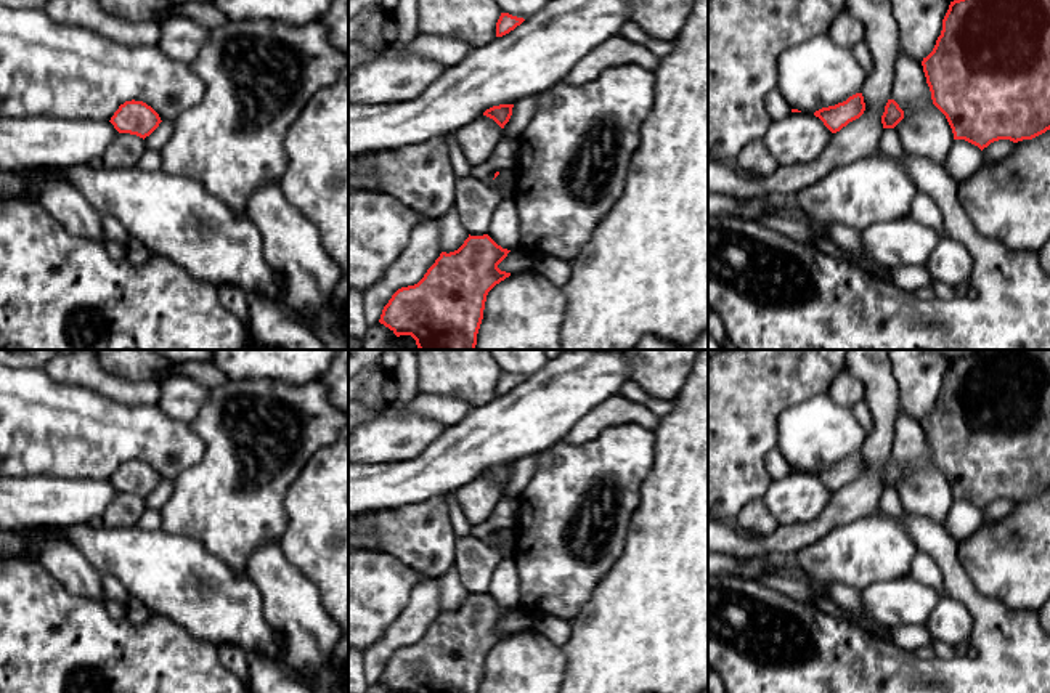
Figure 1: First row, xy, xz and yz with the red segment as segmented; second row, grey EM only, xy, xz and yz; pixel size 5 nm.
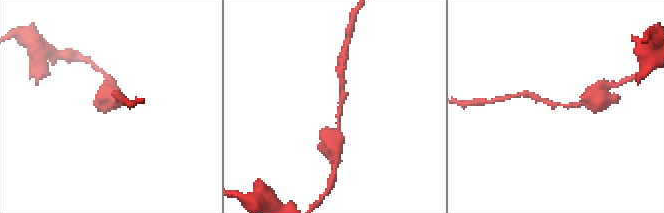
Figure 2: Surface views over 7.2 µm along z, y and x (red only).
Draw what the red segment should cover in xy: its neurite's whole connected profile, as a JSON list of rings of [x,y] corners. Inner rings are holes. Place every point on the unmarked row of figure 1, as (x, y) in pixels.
[[[125,460],[109,480],[119,492],[149,496],[162,481],[159,473],[143,460]]]

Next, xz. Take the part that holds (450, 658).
[[[469,594],[458,610],[442,611],[417,643],[398,648],[379,682],[393,693],[478,693],[488,651],[511,635],[498,627],[509,611],[488,594]]]

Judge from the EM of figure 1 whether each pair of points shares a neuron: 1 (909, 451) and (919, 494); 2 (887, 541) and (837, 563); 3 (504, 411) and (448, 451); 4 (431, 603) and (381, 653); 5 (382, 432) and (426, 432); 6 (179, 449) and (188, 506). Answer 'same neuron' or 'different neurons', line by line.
1: same neuron
2: same neuron
3: same neuron
4: same neuron
5: same neuron
6: different neurons

